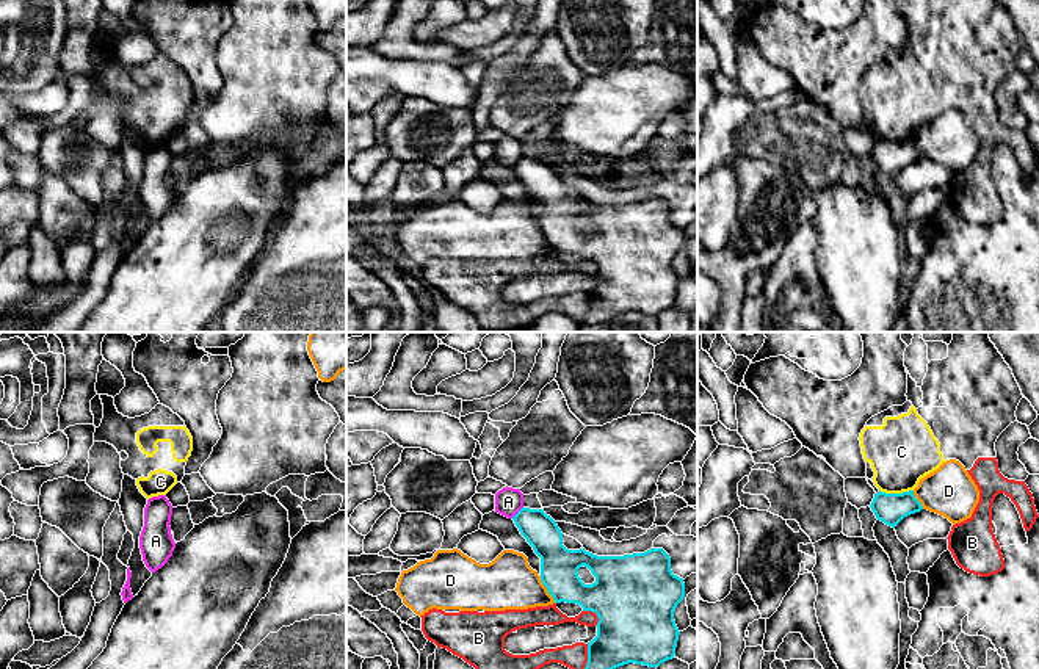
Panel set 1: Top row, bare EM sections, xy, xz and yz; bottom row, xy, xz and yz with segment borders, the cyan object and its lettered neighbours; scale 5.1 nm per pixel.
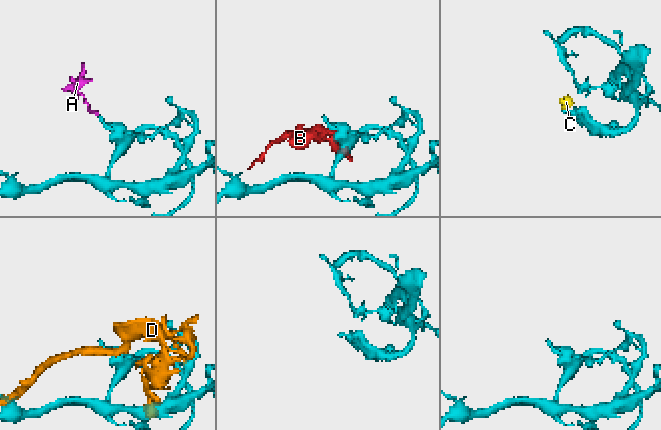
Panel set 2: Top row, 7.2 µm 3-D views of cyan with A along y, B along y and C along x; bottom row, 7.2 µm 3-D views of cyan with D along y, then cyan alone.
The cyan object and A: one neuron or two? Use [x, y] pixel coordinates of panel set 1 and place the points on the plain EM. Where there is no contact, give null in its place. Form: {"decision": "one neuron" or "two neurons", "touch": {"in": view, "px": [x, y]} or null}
{"decision": "two neurons", "touch": {"in": "xz", "px": [517, 162]}}

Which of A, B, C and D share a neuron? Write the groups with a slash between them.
A / B C / D

